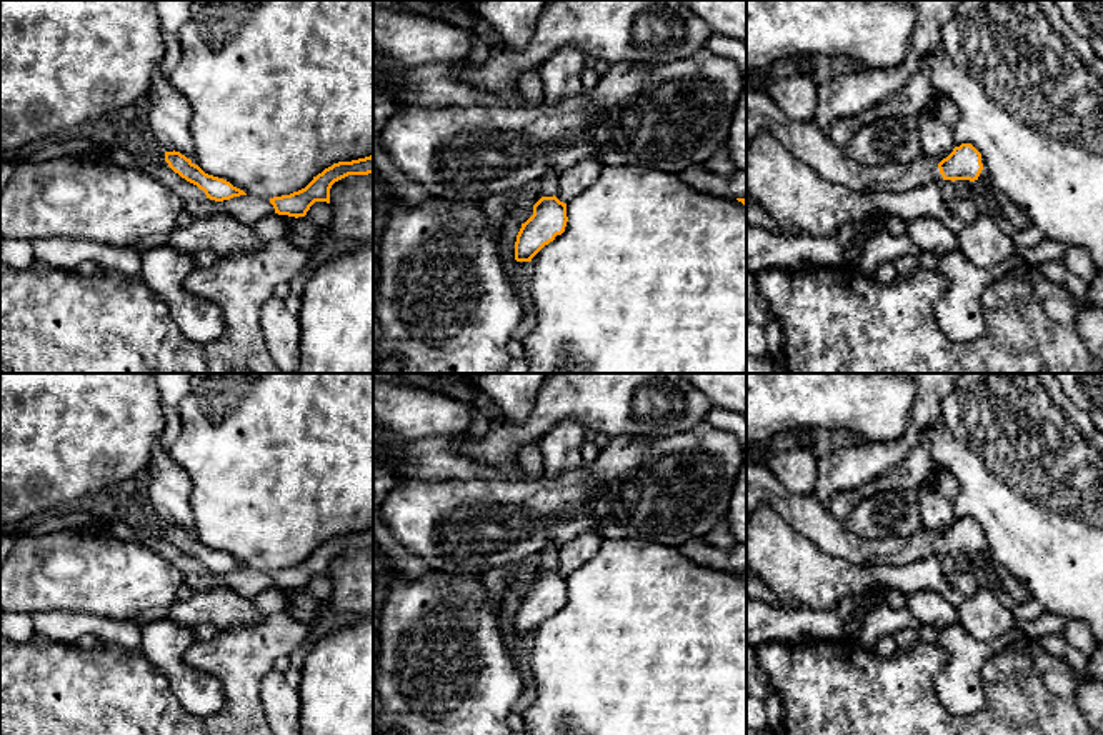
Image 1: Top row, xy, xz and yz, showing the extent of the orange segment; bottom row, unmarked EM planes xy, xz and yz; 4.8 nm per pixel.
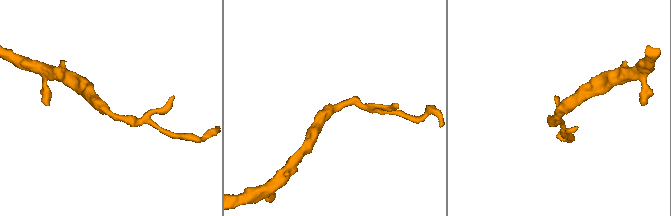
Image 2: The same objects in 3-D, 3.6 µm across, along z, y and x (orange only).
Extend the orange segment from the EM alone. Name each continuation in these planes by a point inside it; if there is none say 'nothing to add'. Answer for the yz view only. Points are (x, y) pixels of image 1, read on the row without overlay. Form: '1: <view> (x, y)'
1: yz (807, 515)

